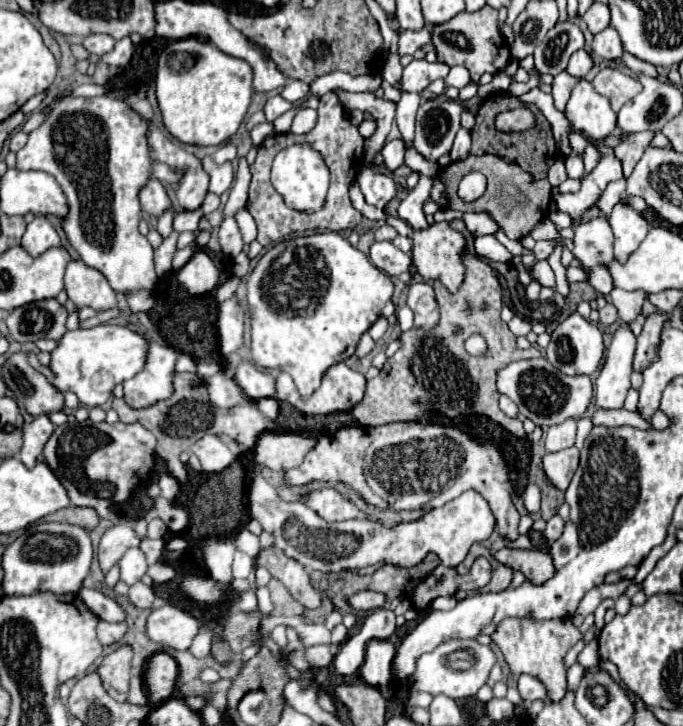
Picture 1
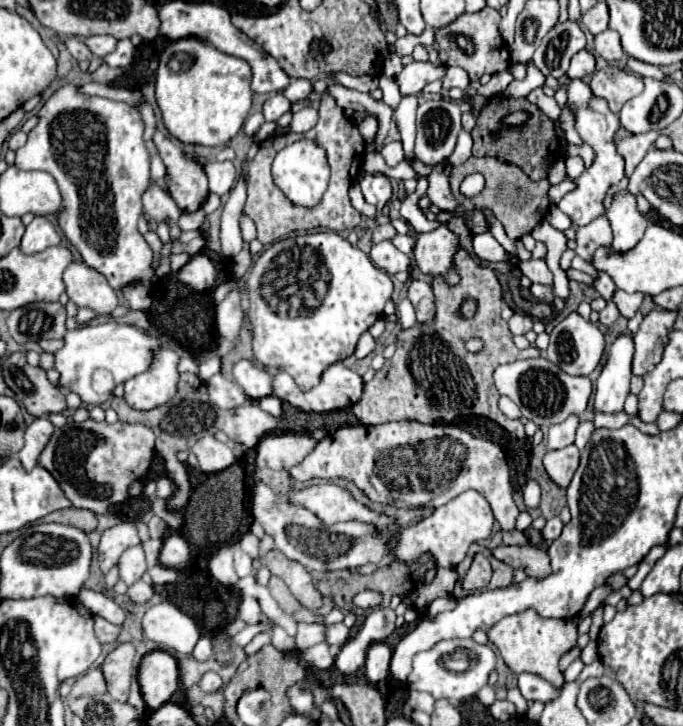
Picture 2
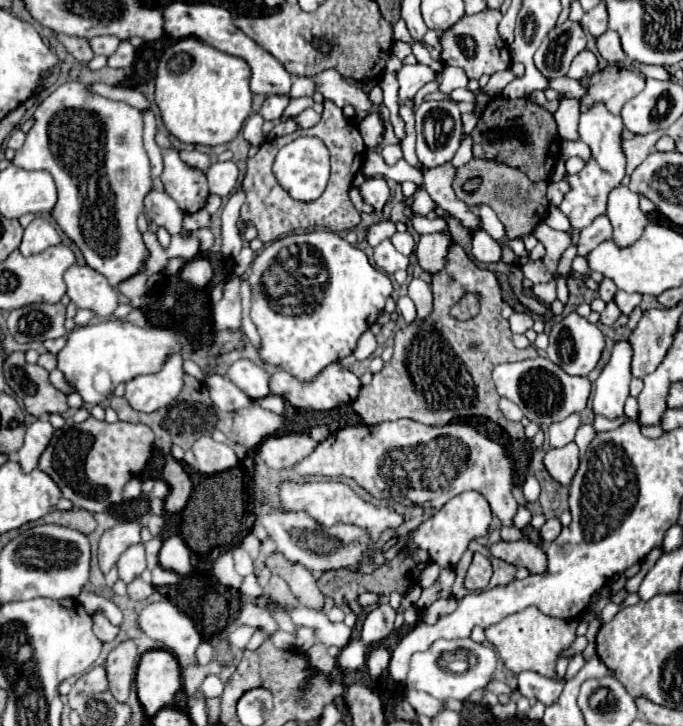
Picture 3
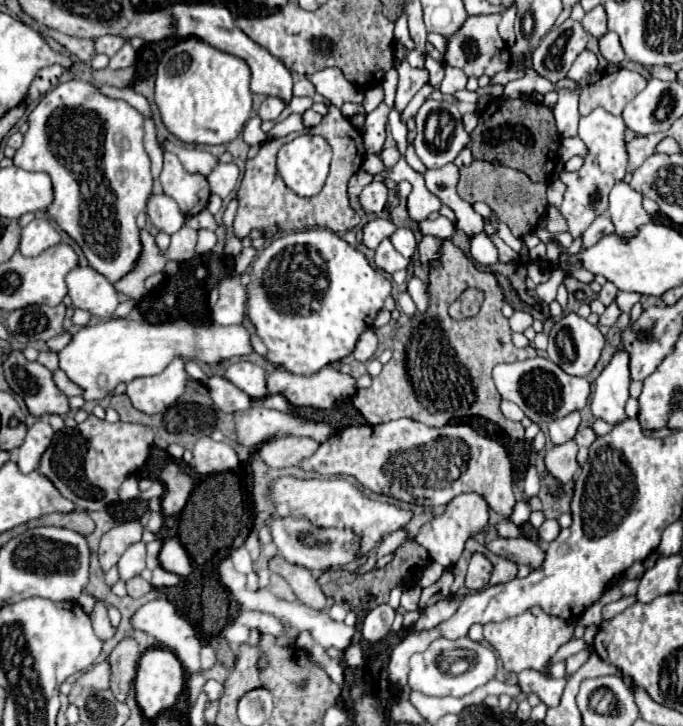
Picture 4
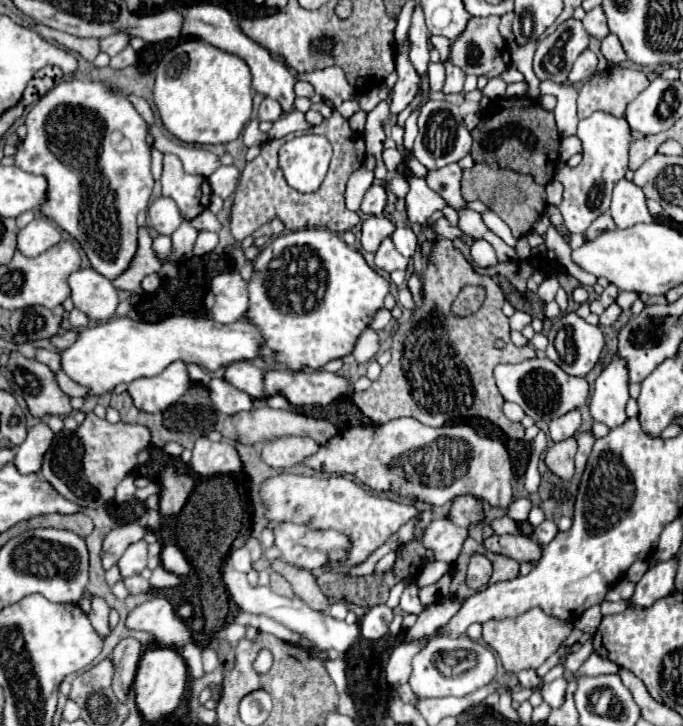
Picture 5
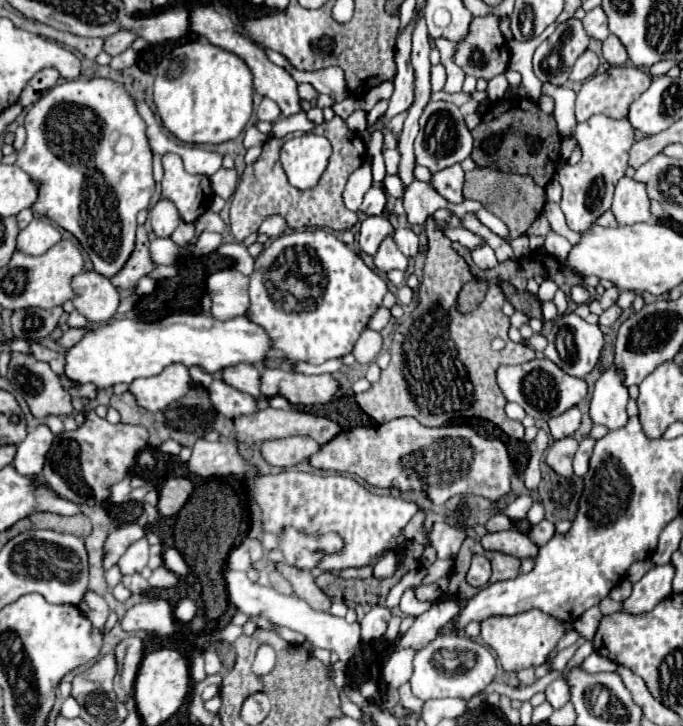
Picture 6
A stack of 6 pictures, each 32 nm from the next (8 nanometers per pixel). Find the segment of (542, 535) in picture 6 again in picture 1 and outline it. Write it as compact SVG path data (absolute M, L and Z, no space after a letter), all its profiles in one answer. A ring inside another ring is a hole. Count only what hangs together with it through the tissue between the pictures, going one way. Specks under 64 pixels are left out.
M558 514L548 520L548 526L546 526L546 530L544 530L544 536L548 538L548 542L554 542L556 538L560 538L560 534L564 532L564 524L566 524L566 522L564 522Z

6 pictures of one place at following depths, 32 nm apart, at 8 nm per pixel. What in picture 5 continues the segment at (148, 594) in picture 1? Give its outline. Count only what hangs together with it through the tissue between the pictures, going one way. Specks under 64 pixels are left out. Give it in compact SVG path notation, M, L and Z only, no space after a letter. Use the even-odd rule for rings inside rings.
M130 576L130 578L124 580L124 584L126 584L126 588L128 588L128 592L130 592L132 596L150 592L150 584L148 584L148 580L144 580L142 576Z

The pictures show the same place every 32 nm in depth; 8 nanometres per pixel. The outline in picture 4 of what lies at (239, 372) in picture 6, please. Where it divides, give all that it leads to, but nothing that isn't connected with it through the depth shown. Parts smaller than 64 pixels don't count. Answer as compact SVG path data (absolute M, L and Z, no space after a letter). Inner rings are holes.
M240 360L240 362L234 362L232 366L228 366L226 378L234 386L244 390L254 400L268 396L268 386L266 386L268 374L266 374L266 370L248 362L248 360Z

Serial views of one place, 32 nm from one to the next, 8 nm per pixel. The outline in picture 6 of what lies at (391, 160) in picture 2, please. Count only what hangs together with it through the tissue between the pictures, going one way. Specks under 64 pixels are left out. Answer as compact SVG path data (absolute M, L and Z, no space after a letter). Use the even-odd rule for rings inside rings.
M384 150L384 162L388 174L398 174L398 162L400 162L400 152L398 150Z

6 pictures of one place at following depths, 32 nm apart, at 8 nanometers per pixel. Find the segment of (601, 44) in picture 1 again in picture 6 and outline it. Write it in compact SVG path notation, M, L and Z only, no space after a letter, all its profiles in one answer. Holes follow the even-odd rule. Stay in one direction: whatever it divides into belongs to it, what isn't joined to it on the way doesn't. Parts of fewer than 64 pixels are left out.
M610 34L604 42L602 42L602 56L606 58L608 64L612 66L618 66L618 64L624 64L628 60L628 54L626 54L626 48L622 46L622 42Z

